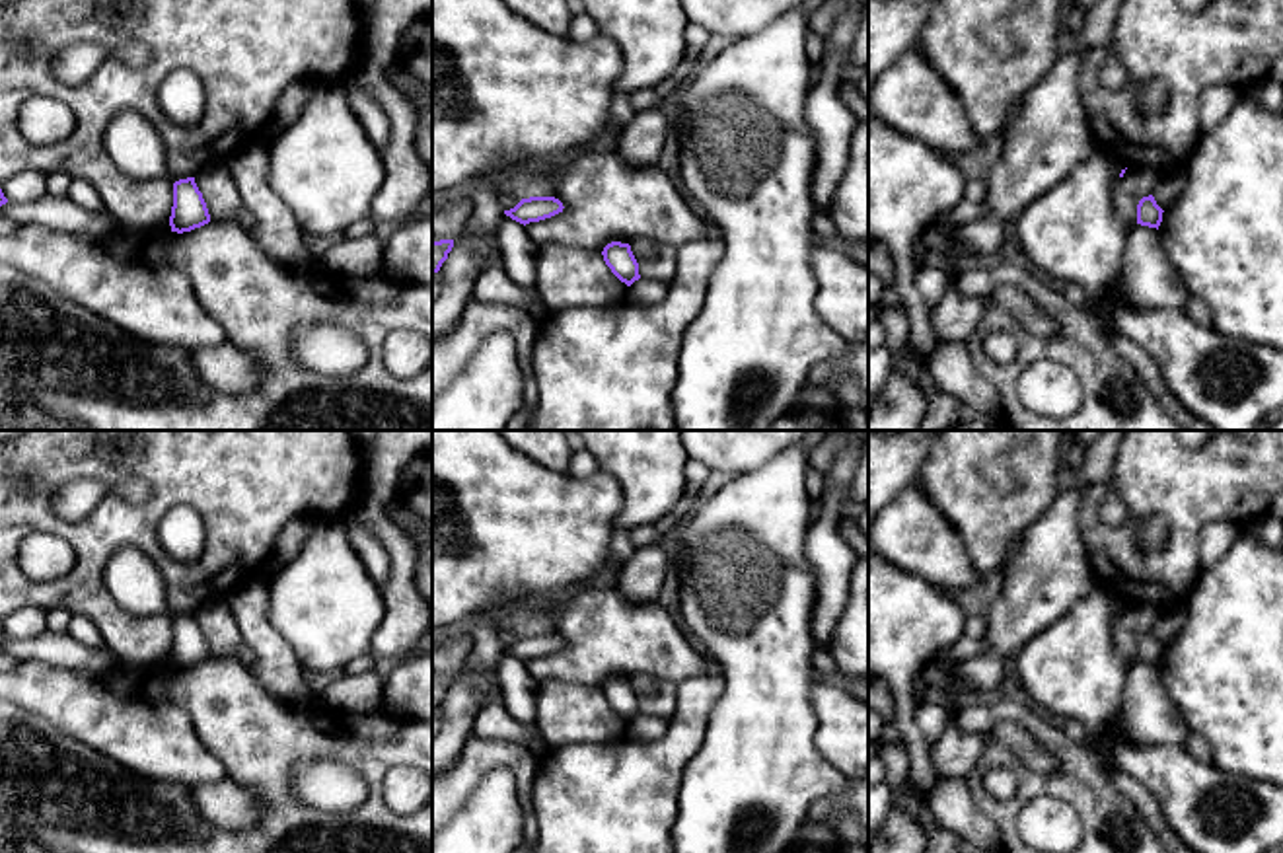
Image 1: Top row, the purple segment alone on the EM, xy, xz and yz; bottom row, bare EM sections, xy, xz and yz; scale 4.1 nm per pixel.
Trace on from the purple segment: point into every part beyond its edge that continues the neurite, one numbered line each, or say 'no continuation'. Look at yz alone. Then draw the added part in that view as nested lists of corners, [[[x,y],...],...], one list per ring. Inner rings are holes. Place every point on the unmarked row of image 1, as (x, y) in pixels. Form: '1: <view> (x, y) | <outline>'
no continuation

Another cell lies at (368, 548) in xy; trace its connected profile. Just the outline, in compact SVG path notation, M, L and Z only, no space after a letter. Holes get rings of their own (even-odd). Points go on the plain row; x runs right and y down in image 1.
M348 522L347 536L374 584L382 586L391 573L391 559L384 543L366 526Z

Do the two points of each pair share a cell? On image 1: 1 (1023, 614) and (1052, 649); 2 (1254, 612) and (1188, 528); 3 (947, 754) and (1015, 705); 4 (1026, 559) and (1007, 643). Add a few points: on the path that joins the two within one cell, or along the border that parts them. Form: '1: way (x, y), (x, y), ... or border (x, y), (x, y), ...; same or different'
1: border (1075, 604), (1038, 631), (1013, 657); different
2: border (1202, 569), (1184, 604); different
3: border (997, 696), (958, 711), (982, 741), (964, 779); different
4: way (1026, 581), (1026, 604), (1011, 622); same

